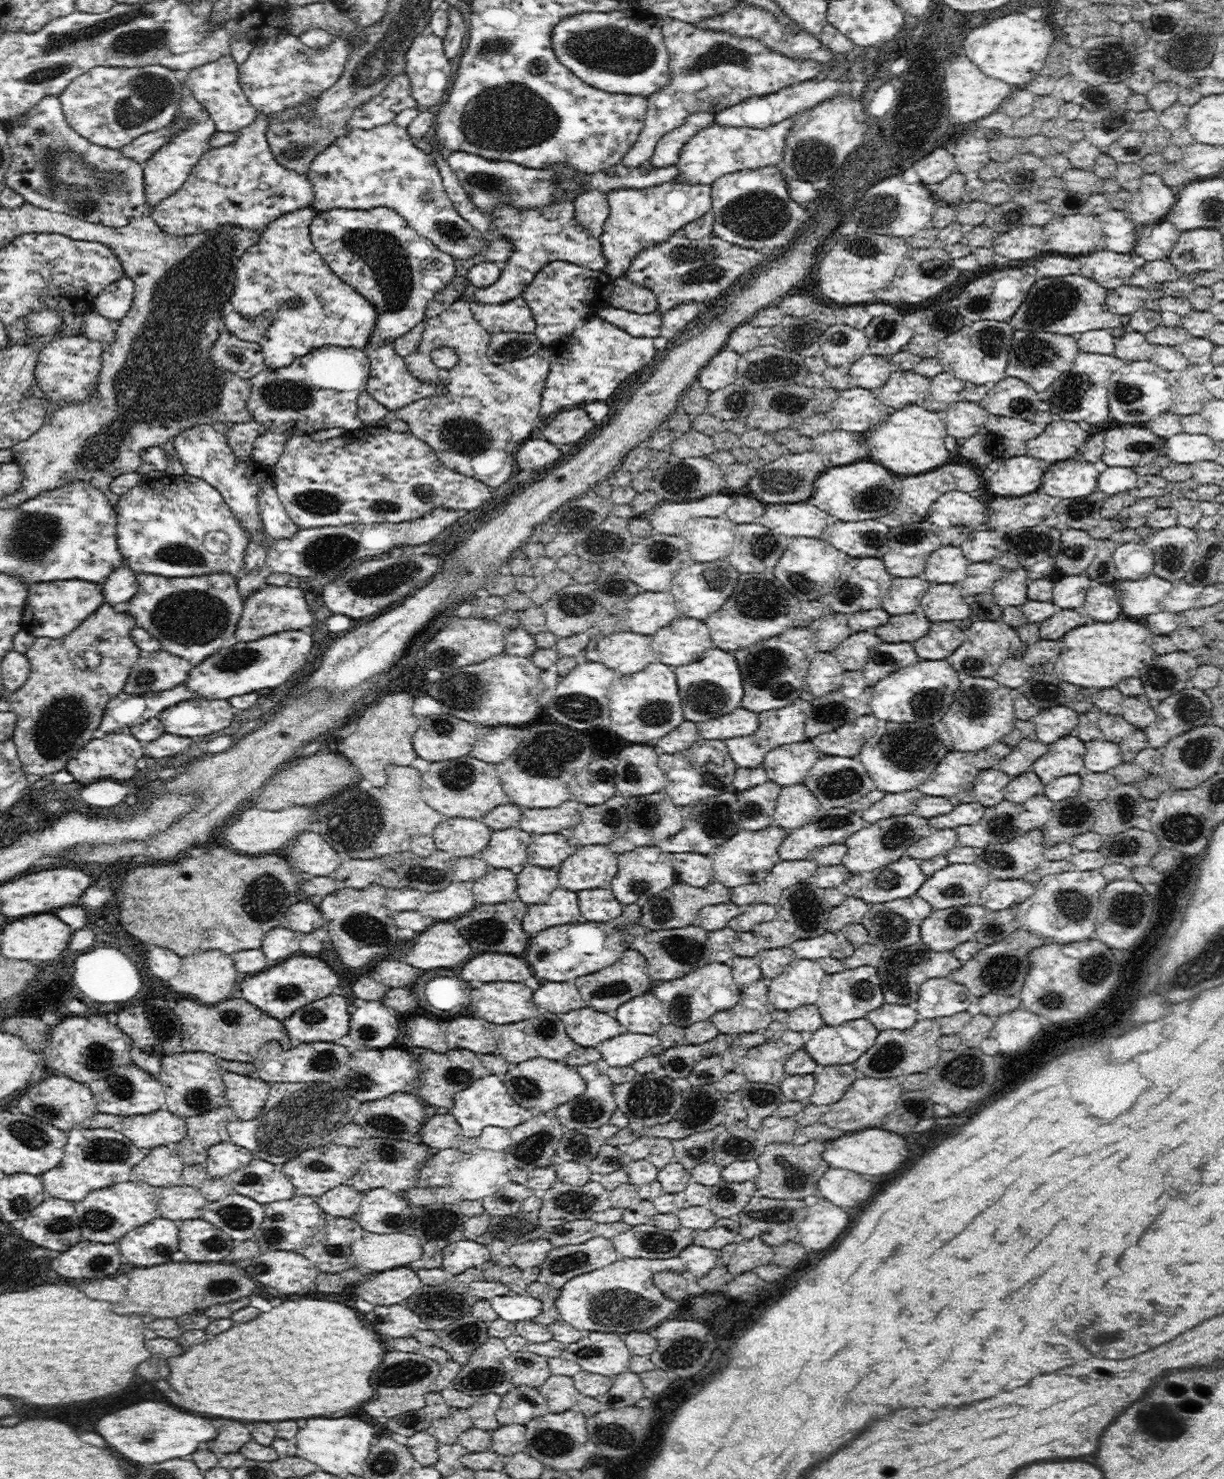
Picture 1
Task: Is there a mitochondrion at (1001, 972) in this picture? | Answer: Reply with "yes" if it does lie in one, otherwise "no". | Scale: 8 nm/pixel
yes

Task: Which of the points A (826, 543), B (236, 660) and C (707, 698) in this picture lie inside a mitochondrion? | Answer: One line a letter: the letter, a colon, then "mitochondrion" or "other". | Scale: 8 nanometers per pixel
A: other
B: mitochondrion
C: mitochondrion

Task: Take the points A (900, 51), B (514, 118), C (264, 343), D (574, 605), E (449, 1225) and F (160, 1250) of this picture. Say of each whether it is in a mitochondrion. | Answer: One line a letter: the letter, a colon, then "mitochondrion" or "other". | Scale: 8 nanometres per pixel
A: other
B: mitochondrion
C: other
D: mitochondrion
E: mitochondrion
F: mitochondrion

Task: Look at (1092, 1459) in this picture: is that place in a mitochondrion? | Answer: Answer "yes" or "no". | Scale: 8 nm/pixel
no

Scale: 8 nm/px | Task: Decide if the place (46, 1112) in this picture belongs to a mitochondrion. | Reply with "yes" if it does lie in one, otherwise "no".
yes

